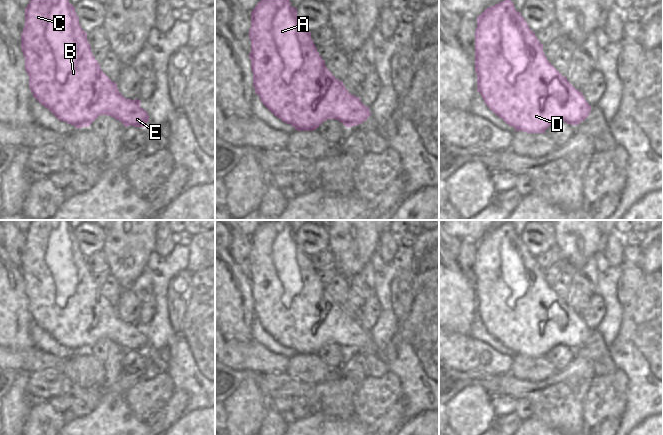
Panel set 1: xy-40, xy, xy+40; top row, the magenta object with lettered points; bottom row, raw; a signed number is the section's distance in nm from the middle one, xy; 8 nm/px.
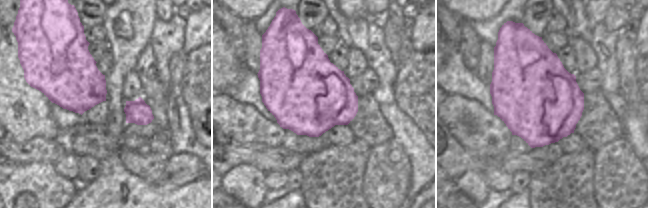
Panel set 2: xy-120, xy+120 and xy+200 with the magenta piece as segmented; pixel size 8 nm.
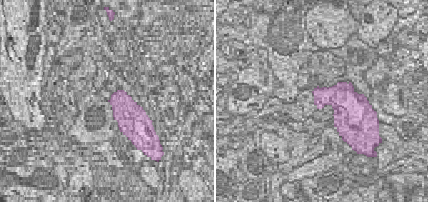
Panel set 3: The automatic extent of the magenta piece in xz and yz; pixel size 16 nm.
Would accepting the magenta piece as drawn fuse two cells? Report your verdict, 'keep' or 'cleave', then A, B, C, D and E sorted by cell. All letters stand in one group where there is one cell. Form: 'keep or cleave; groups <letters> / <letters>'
keep; groups A B C D E

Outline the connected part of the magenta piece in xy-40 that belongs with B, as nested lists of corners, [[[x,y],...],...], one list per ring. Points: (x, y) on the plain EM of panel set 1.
[[[33,220],[25,232],[25,250],[21,258],[21,274],[25,282],[25,294],[29,300],[29,312],[33,321],[46,331],[57,343],[77,353],[89,351],[100,339],[108,339],[125,351],[145,351],[149,345],[147,336],[140,331],[138,323],[126,323],[100,292],[91,276],[87,257],[81,252],[75,231],[68,220]]]

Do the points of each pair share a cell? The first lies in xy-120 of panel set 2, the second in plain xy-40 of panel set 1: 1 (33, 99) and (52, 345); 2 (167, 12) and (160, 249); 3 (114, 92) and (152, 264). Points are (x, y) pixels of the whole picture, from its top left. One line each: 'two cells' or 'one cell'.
1: two cells
2: one cell
3: two cells

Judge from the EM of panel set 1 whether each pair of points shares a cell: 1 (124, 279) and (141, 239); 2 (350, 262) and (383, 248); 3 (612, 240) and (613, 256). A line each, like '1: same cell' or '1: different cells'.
1: same cell
2: different cells
3: same cell

